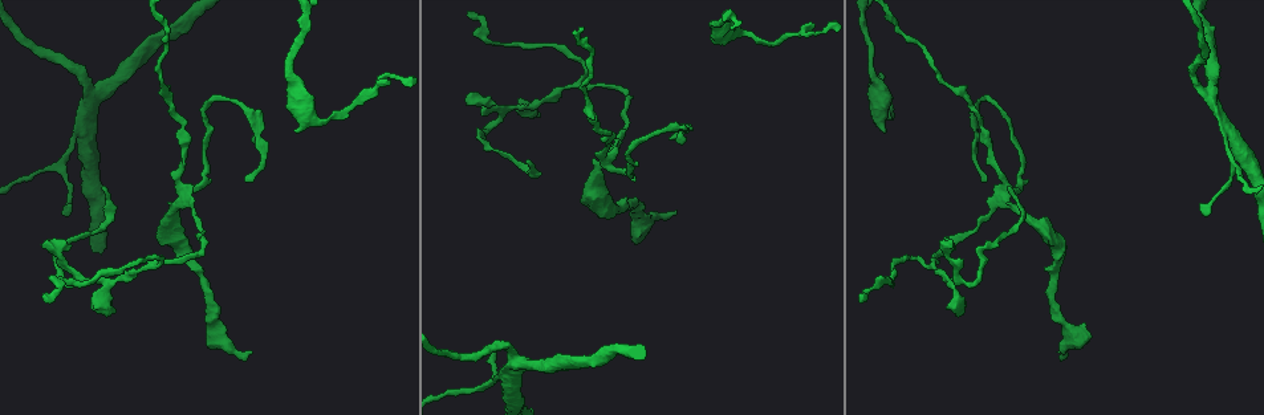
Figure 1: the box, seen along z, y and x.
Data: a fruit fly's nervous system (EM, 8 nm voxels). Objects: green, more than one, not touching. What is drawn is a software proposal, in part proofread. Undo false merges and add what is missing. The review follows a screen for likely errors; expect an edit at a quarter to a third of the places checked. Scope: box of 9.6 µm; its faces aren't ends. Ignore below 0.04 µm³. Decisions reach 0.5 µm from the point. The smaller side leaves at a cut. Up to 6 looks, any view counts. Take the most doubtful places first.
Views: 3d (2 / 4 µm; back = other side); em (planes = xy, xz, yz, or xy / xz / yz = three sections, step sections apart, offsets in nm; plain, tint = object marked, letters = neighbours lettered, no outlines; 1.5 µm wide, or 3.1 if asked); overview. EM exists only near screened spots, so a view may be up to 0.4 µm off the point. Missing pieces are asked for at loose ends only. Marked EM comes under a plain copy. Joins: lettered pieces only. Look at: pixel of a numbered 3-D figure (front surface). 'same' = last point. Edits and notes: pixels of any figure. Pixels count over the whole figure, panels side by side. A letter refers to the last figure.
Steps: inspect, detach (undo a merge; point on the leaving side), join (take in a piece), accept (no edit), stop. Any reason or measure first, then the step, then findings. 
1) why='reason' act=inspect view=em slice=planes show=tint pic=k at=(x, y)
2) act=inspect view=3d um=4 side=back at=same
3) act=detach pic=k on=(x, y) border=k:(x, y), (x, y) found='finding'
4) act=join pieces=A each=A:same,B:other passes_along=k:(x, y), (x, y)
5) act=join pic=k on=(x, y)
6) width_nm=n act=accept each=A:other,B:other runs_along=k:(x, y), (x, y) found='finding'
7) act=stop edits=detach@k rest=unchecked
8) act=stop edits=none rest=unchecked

why='abrupt turn' act=inspect view=3d um=4 side=back pic=1 at=(203, 179)

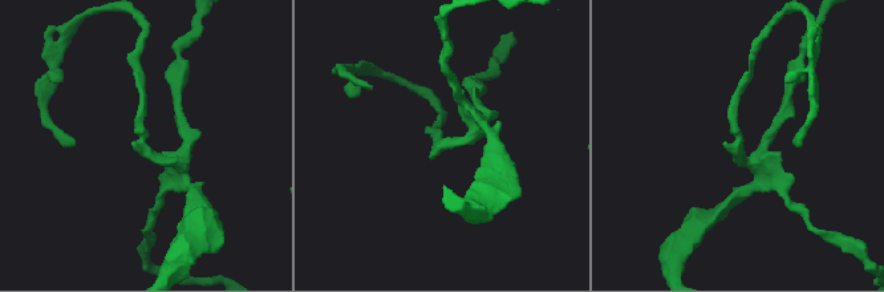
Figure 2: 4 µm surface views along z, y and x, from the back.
act=inspect view=em slice=planes show=letters pic=2 at=(440, 143)

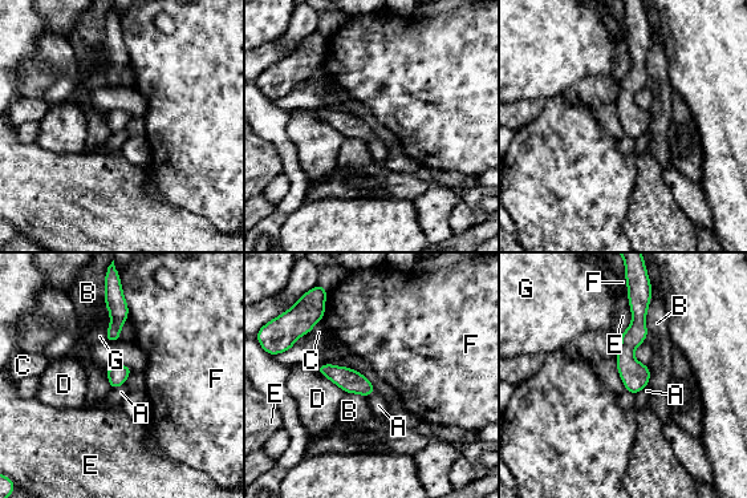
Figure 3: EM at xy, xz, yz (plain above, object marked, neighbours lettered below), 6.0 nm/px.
width_nm=130 act=accept each=A:other,B:other,C:other,D:other,E:other,F:other,G:other found='continuous, no second neuron'

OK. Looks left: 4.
why='tapers out' act=inspect view=3d um=2 pic=1 at=(101, 188)

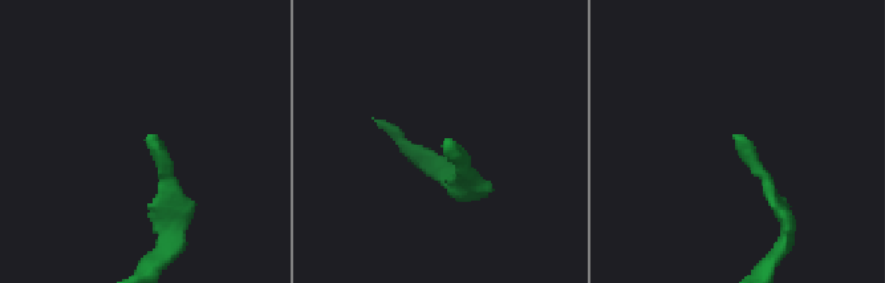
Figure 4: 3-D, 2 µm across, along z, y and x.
act=inspect view=em slice=planes show=tint pic=4 at=(733, 139)

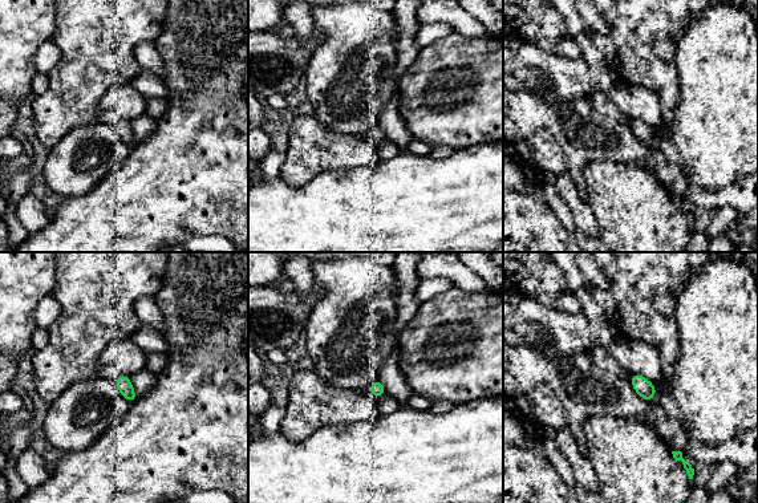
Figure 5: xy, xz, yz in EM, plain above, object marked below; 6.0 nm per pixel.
why='see the neighbours' act=inspect view=em slice=planes show=letters at=same

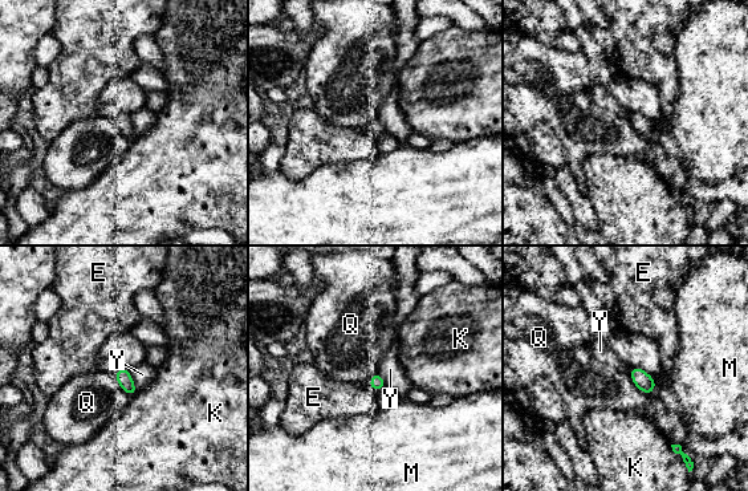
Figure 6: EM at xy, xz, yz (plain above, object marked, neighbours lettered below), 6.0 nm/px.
act=accept each=E:other,K:other,M:other,Q:other,Y:other border=6:(629, 370), (642, 392), (654, 390) found='none of them fits'

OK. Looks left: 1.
act=stop edits=none rest=unchecked

